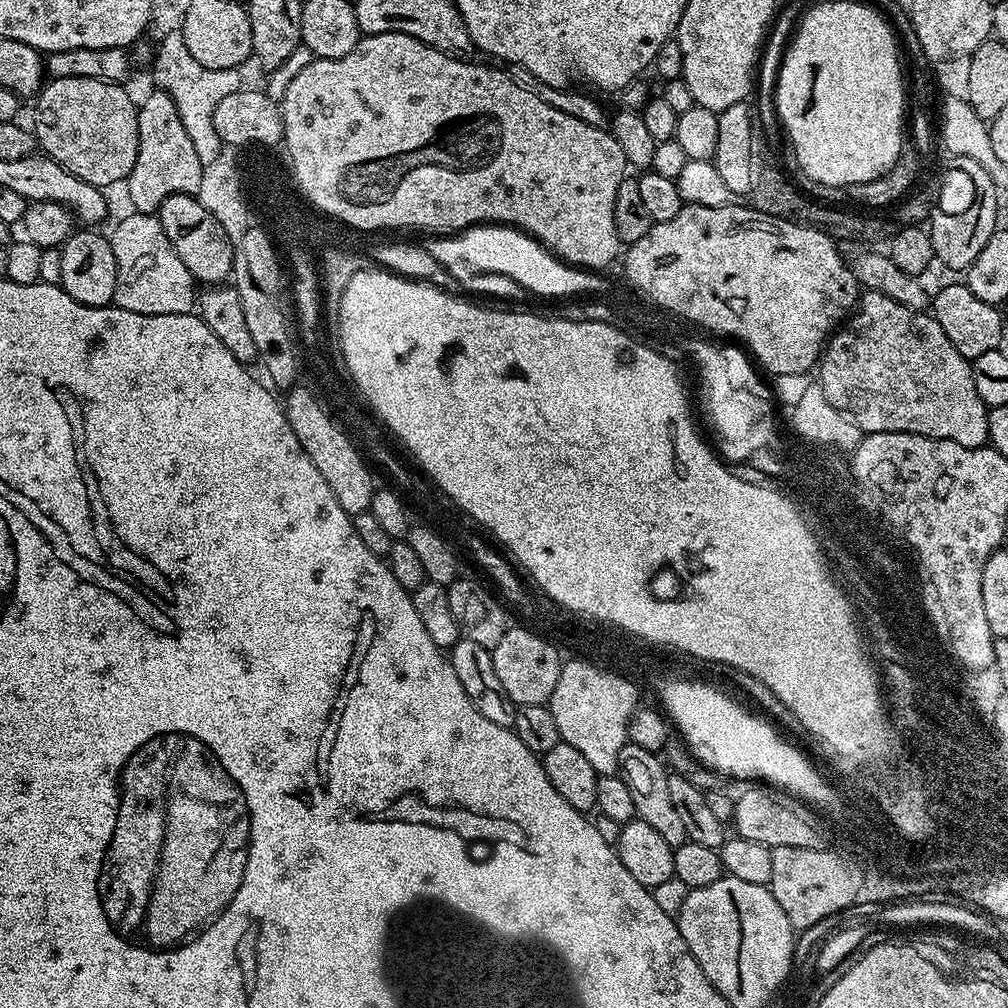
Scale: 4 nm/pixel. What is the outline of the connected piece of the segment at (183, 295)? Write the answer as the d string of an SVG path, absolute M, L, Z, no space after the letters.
M136 211L115 223L113 228L109 240L119 268L113 300L115 307L136 314L190 314L198 300L196 281L166 237L159 217Z

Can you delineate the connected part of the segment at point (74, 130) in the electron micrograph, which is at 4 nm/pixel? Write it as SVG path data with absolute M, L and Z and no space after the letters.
M52 78L35 97L34 135L43 155L58 162L74 178L103 190L112 182L127 180L138 158L138 104L124 84L94 78Z

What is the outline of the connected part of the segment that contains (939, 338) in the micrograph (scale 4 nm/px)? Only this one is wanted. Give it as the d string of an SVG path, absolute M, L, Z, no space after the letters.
M865 291L861 295L854 311L843 321L842 326L833 331L829 341L824 346L823 353L818 361L818 383L822 394L826 394L826 402L838 410L842 410L860 427L861 433L870 432L909 432L919 436L929 436L935 440L949 440L958 442L958 446L967 448L983 448L988 444L988 405L978 394L978 386L974 386L974 374L971 363L954 350L950 338L946 338L946 333L942 331L942 326L927 311L907 308L894 298L886 298L886 294Z

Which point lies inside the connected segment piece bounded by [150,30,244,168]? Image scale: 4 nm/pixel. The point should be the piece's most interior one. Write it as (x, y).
(197, 90)

